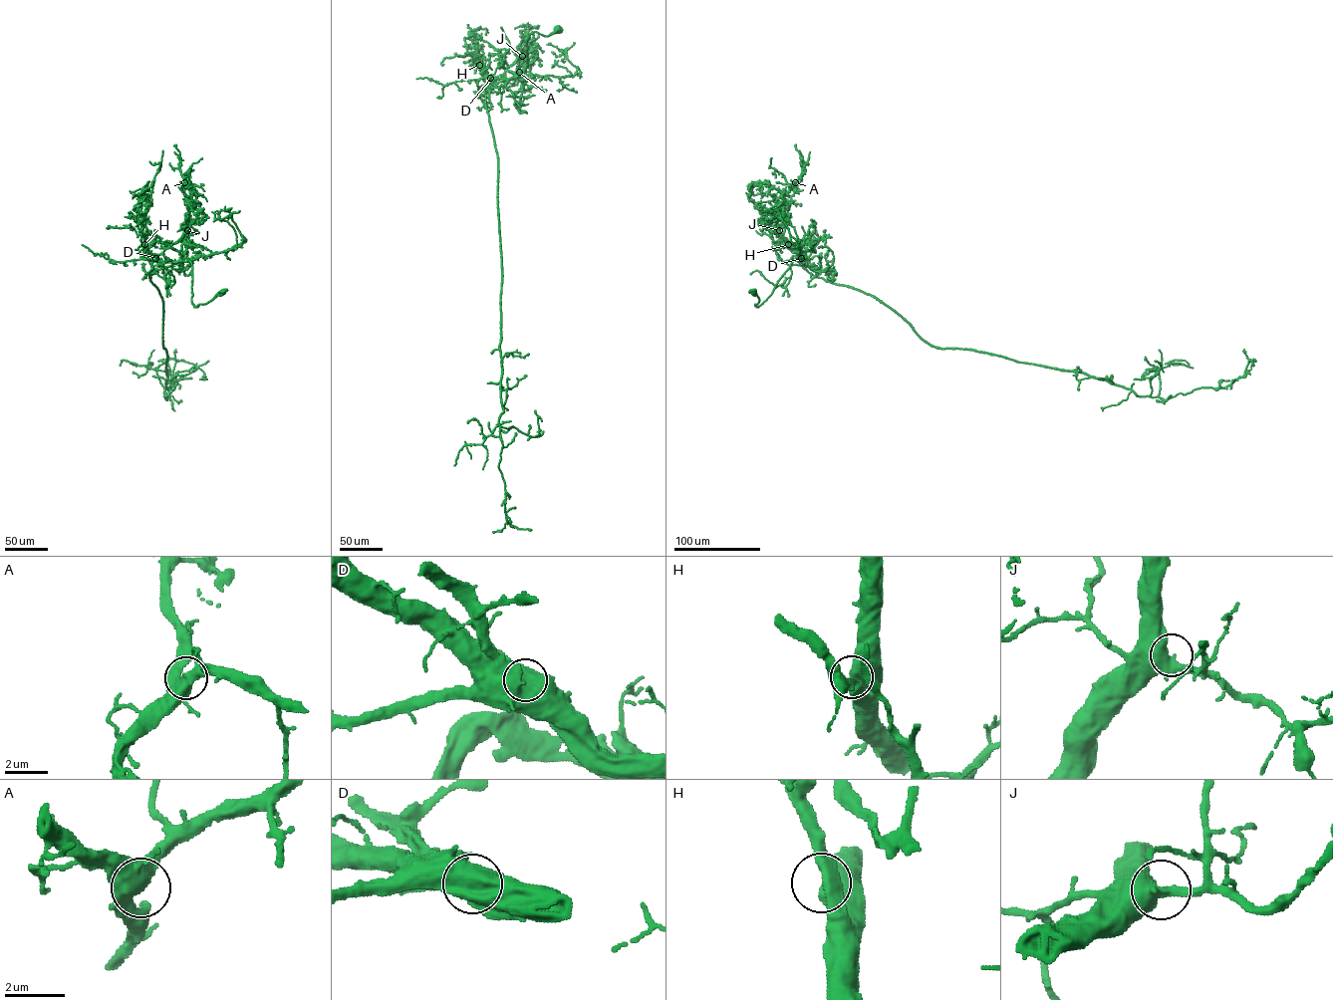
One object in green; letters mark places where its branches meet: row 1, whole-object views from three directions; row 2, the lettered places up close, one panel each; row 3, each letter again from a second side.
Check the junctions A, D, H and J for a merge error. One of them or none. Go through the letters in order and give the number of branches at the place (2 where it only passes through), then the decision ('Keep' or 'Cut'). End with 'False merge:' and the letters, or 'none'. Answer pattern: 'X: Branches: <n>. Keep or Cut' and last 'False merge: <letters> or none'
A: Branches: 3. Keep
D: Branches: 1. Cut
H: Branches: 1. Keep
J: Branches: 2. Keep
False merge: D

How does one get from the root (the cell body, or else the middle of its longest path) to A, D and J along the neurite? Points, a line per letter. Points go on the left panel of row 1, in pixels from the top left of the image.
A: (222, 292), (195, 307), (191, 299), (191, 264), (181, 261), (171, 247), (182, 237), (188, 219), (184, 182)
D: (222, 292), (195, 307), (191, 299), (191, 263), (159, 261), (156, 258)
J: (222, 292), (206, 303), (192, 304), (192, 265), (188, 260), (181, 261), (171, 246), (187, 230)

